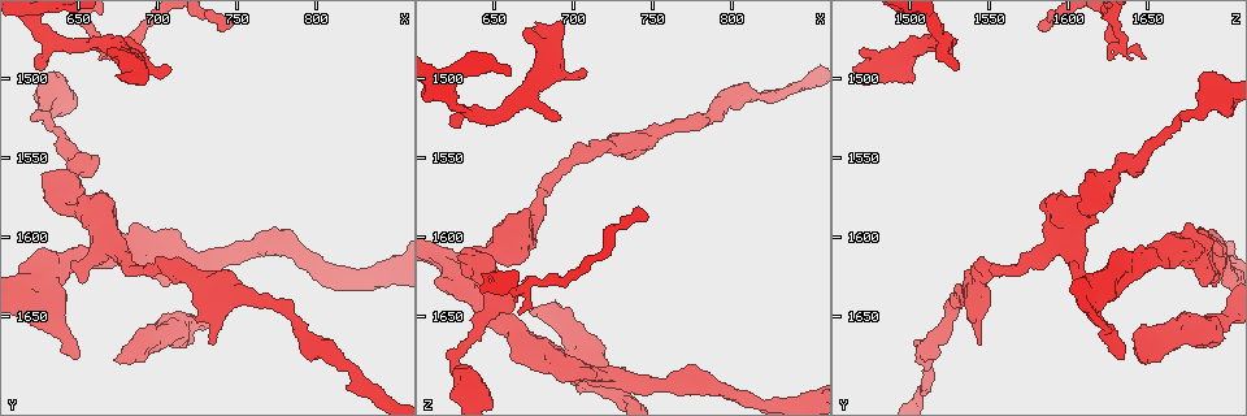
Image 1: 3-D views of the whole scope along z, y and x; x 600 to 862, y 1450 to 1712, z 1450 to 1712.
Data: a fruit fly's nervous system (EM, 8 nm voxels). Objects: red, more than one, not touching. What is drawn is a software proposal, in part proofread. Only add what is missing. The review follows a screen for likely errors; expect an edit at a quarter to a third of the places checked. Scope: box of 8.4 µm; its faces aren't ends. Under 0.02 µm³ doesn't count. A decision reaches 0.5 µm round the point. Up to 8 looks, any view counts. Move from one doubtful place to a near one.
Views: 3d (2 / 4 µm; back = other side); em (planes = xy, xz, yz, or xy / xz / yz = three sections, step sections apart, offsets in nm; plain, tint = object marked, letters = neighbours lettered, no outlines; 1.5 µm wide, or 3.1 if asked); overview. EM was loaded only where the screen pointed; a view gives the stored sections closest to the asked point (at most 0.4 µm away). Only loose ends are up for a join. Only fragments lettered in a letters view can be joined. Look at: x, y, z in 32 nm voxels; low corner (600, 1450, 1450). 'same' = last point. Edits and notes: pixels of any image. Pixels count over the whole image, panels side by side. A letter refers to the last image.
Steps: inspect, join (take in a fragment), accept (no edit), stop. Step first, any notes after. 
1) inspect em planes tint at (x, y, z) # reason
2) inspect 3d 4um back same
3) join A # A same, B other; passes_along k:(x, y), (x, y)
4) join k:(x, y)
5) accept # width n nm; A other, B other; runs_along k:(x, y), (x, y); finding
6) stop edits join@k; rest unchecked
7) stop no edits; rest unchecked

inspect 3d 2um at (692, 1482, 1526) # branch stops here

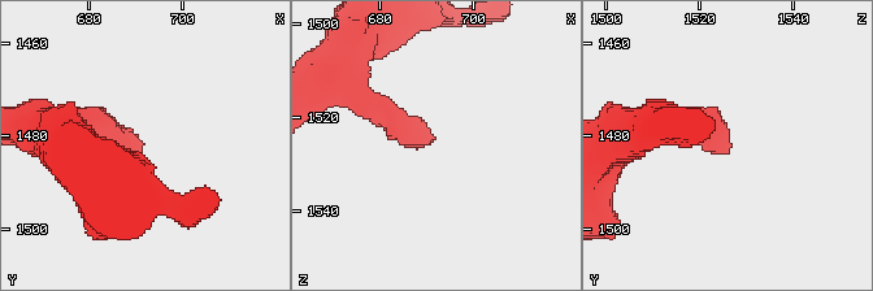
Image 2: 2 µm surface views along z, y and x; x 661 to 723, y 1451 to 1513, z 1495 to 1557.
inspect em planes letters at (690, 1482, 1526)

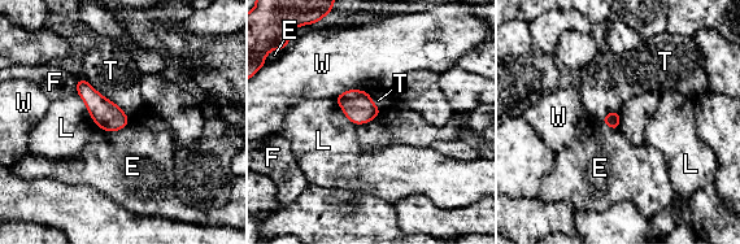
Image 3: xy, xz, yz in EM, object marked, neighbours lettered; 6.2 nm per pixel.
accept # E other, F other, L other, T other, W other; border 3:(85, 79), (130, 118); none of them fits

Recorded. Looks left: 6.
inspect 3d 4um at (624, 1496, 1528) # branch stops here

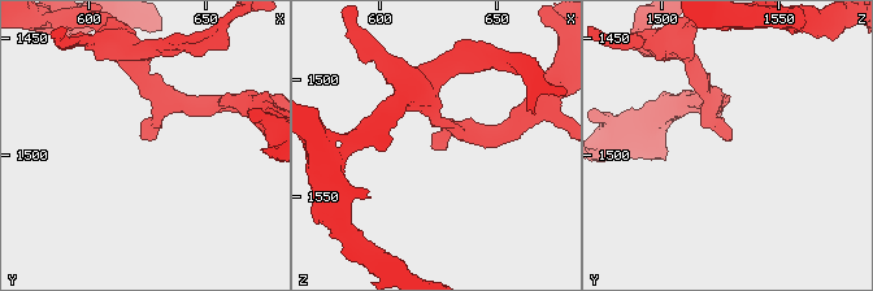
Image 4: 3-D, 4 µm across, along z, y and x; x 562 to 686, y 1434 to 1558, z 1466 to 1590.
inspect em planes letters at (627, 1495, 1528)

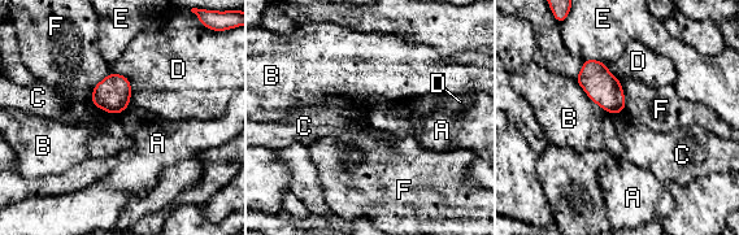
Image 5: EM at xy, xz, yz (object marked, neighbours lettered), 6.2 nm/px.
accept # width 190 nm; A other, B other, C other, D other, E other, F other; border 5:(129, 104), (117, 113); no lettered fragment goes on from it

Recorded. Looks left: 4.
inspect 3d 2um at (642, 1616, 1606) # stops while still wide

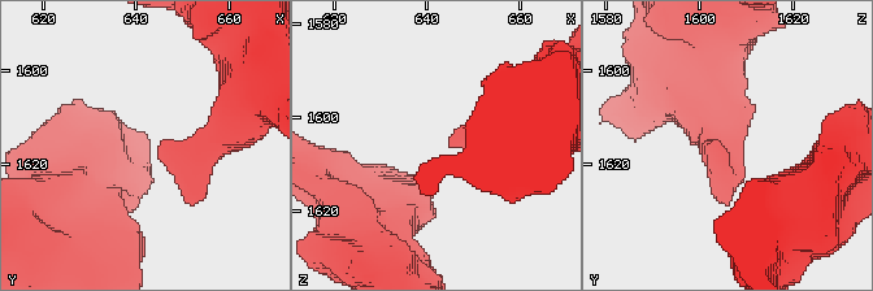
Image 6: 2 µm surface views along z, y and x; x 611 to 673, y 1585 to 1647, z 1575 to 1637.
inspect em xz step 4 tint at (644, 1617, 1605) # need the tissue

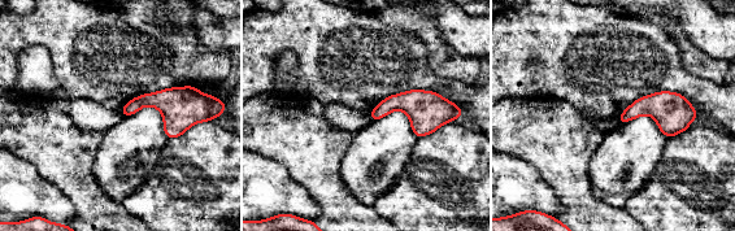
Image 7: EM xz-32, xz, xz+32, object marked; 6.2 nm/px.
inspect em planes letters same

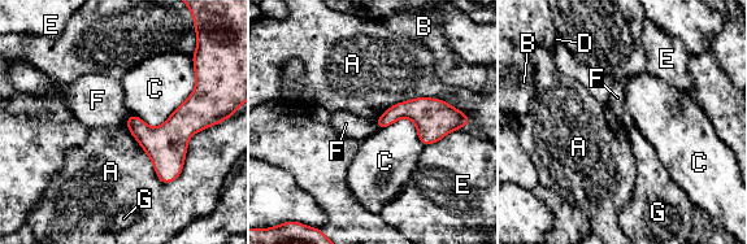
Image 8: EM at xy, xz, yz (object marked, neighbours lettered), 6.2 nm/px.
accept # longest_contact A 550 nm; A other, B other, C other, D other, E other, F other, G other; no lettered fragment goes on from it

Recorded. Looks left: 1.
stop no edits; rest unchecked

